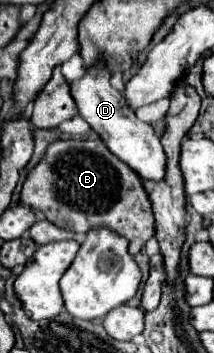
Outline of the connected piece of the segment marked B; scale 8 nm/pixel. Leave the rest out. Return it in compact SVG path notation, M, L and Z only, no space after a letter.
M100 139L52 143L44 159L30 171L22 187L22 201L40 209L48 221L80 235L92 227L108 227L130 241L130 255L136 255L156 233L152 203L140 177L118 161Z

